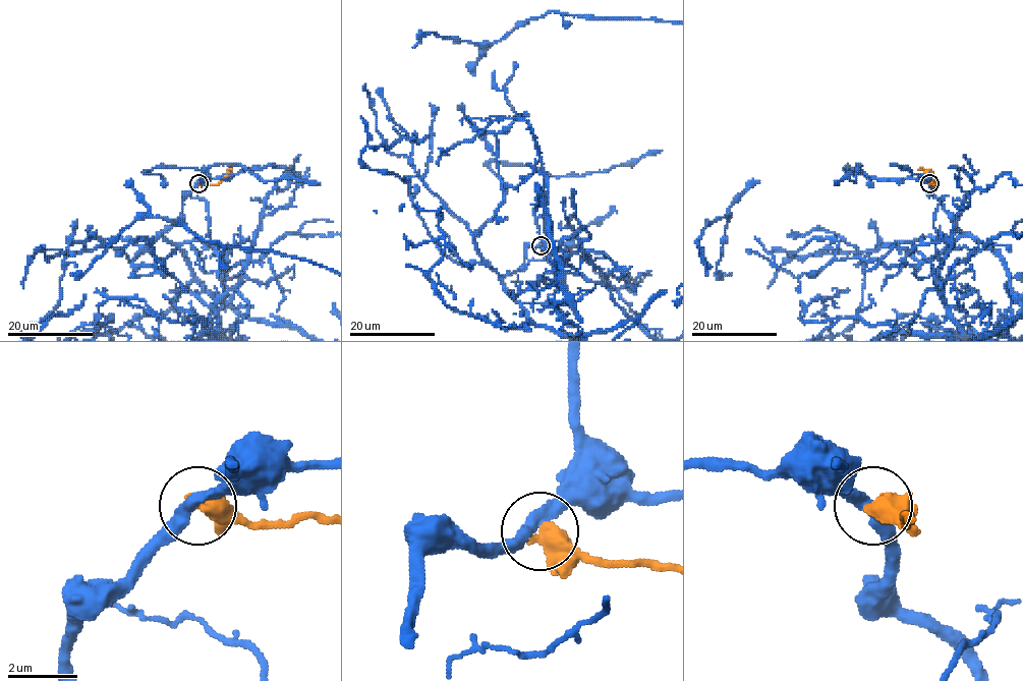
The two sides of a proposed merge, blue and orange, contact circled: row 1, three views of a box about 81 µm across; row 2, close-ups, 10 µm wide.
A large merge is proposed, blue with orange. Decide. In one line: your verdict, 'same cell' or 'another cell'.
another cell

